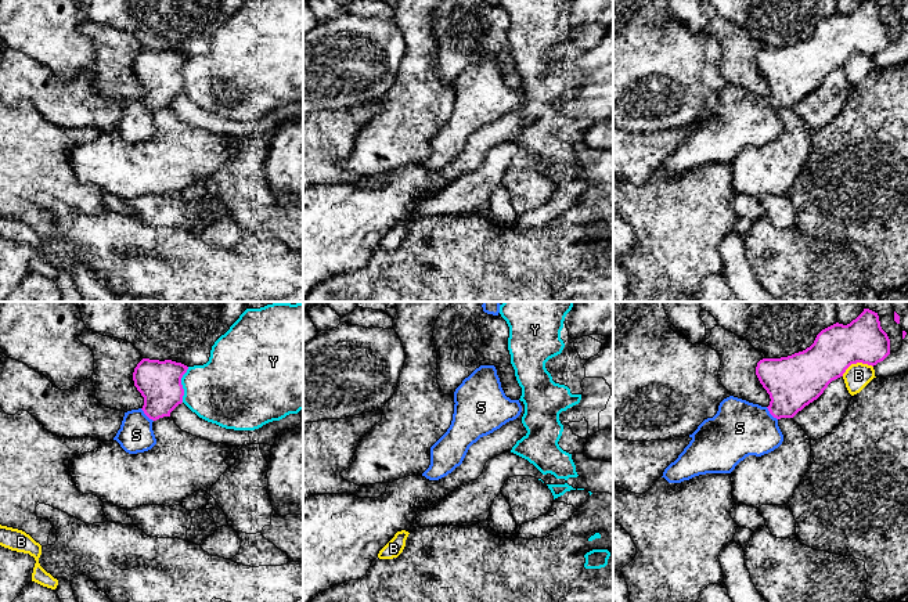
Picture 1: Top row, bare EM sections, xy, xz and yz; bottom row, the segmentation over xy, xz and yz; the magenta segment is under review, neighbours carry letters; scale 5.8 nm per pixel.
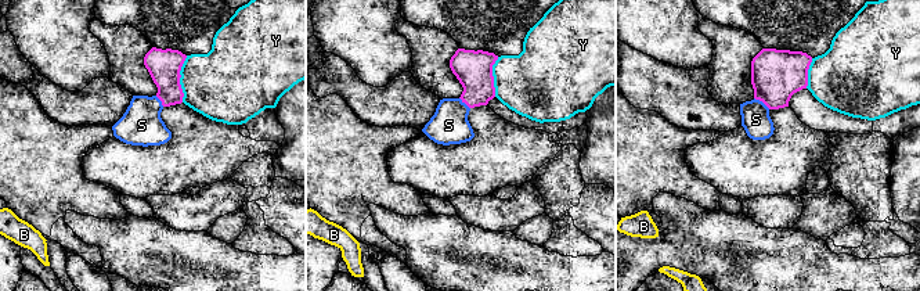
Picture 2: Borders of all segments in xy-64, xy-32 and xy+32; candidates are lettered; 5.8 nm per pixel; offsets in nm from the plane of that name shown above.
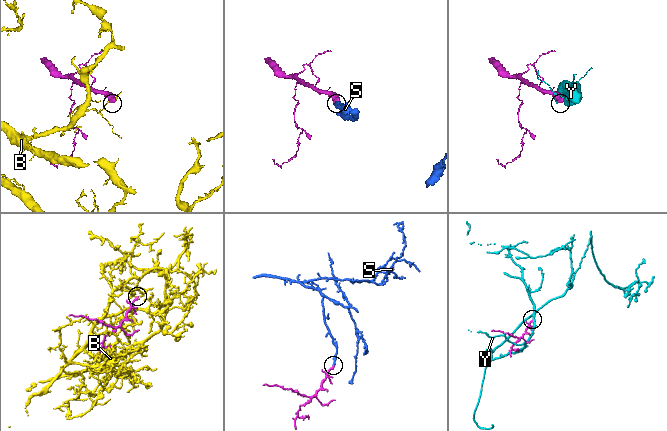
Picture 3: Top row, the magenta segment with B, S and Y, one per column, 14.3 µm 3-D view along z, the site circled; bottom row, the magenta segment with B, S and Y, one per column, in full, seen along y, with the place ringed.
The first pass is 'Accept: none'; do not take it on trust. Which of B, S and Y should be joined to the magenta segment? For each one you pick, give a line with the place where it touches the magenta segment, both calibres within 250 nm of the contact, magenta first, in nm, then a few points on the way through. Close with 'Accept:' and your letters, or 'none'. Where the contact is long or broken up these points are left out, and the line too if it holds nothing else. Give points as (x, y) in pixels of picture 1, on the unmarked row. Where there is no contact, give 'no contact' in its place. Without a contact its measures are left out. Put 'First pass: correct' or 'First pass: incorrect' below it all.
S: xy (147, 105) | 260/200 nm
Accept: S
First pass: incorrect

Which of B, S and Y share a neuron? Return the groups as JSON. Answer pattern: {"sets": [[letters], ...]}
{"sets": [["B"], ["S"], ["Y"]]}

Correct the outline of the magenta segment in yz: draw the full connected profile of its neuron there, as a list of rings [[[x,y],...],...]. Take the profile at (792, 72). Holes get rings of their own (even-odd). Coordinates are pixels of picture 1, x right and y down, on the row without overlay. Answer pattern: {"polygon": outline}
{"polygon": [[[864,0],[850,14],[833,14],[822,19],[814,33],[803,42],[781,48],[763,48],[756,65],[770,84],[770,95],[761,97],[729,86],[724,89],[713,108],[705,109],[689,125],[692,129],[678,148],[663,162],[669,173],[681,173],[706,163],[731,163],[749,145],[761,147],[778,138],[783,125],[778,116],[781,108],[793,108],[806,95],[817,90],[828,75],[843,66],[851,54],[876,55],[890,44],[890,29],[882,19],[878,3]]]}

